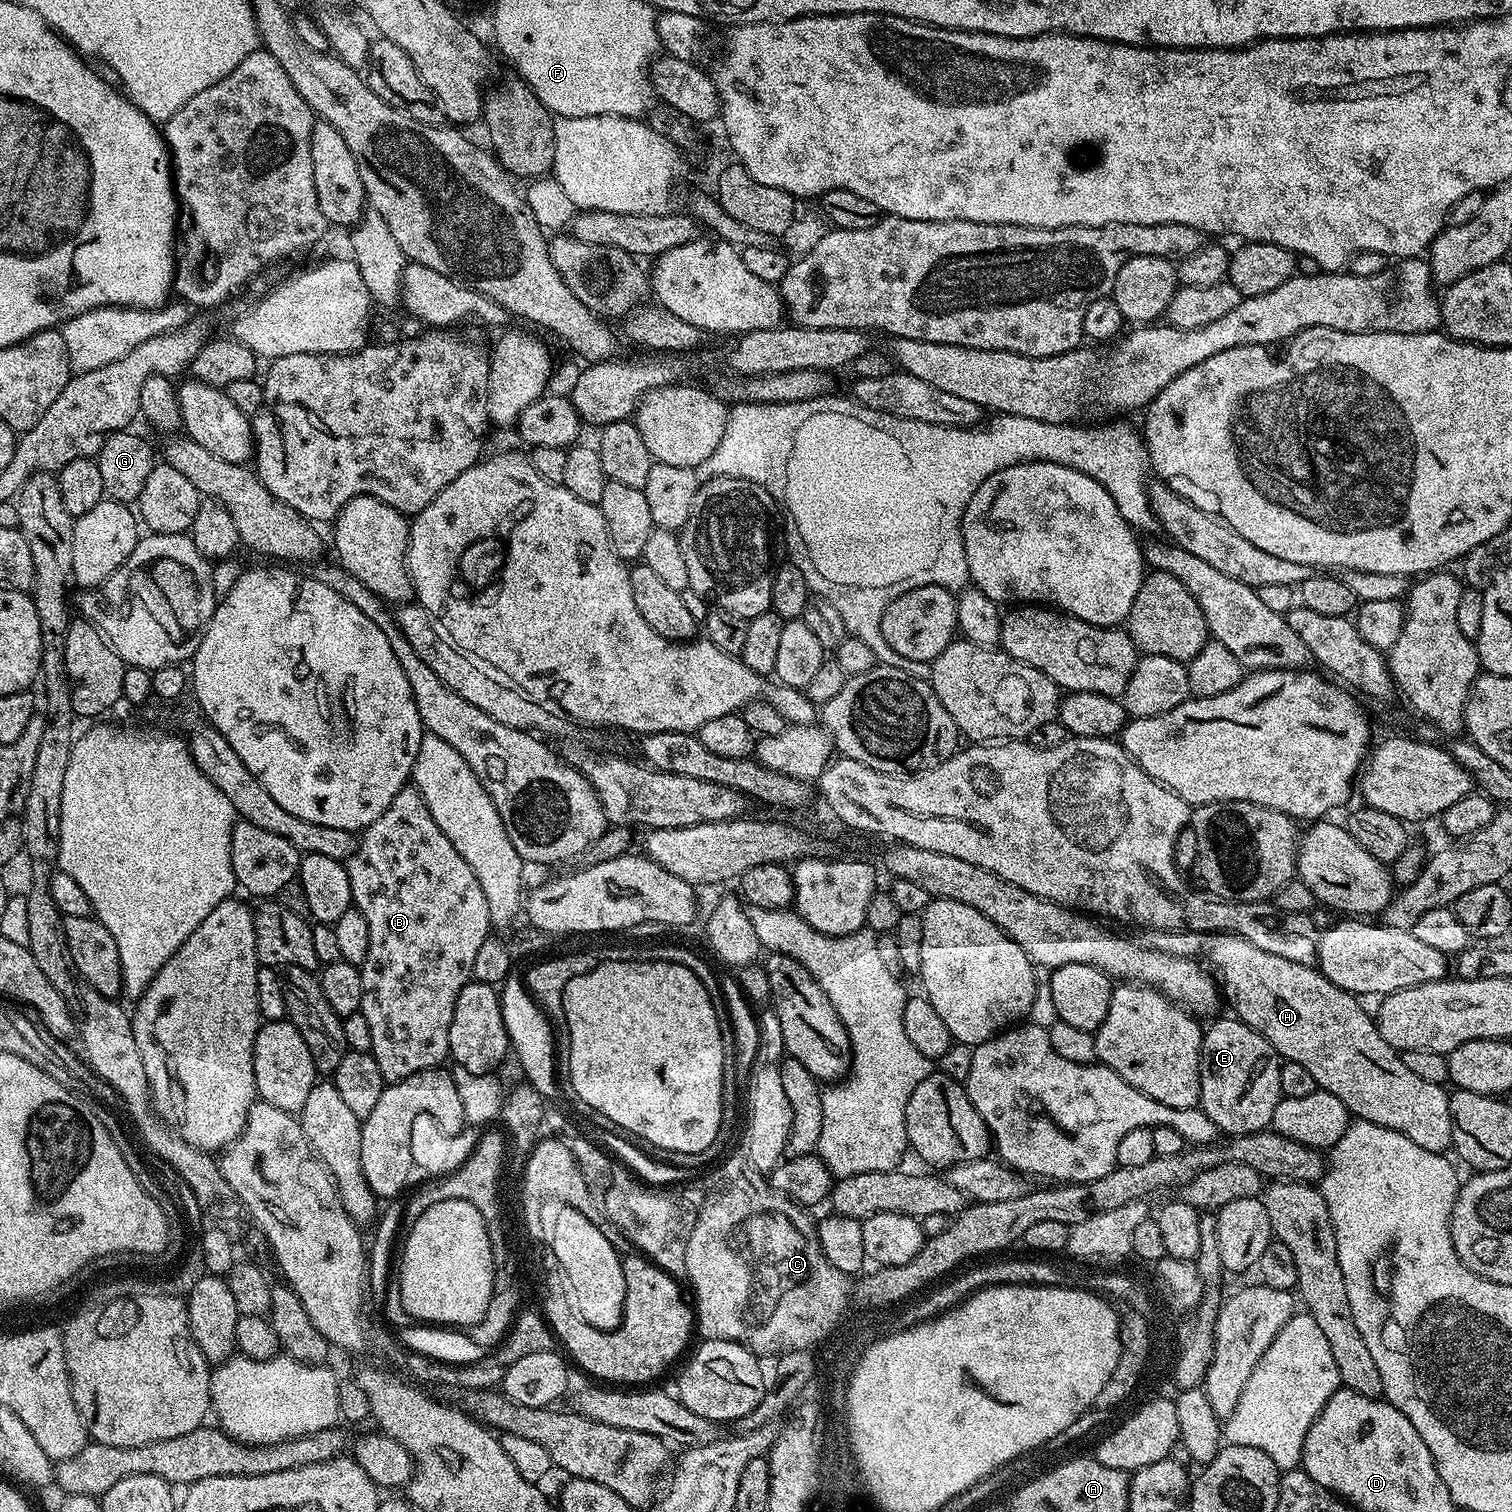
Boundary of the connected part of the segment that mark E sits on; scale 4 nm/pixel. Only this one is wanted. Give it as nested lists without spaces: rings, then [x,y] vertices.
[[[1229,1018],[1211,1021],[1204,1028],[1204,1041],[1200,1051],[1199,1107],[1216,1124],[1221,1133],[1229,1137],[1245,1136],[1265,1131],[1274,1118],[1274,1110],[1282,1098],[1278,1074],[1282,1057],[1262,1034],[1258,1034],[1242,1021]]]

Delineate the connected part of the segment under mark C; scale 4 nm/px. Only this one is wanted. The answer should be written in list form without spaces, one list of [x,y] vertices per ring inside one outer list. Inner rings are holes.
[[[740,1176],[740,1180],[732,1180],[732,1184],[720,1184],[720,1192],[716,1192],[716,1196],[712,1196],[712,1200],[702,1200],[699,1207],[696,1212],[696,1221],[690,1230],[690,1242],[686,1242],[686,1280],[692,1283],[692,1292],[696,1295],[694,1324],[699,1335],[701,1332],[701,1337],[704,1340],[738,1341],[739,1344],[747,1346],[761,1357],[772,1356],[771,1358],[776,1358],[783,1353],[793,1352],[799,1348],[815,1349],[825,1339],[825,1329],[835,1329],[841,1323],[839,1320],[842,1320],[845,1315],[845,1312],[840,1308],[840,1296],[844,1296],[844,1292],[852,1296],[854,1292],[854,1288],[844,1288],[844,1280],[840,1280],[840,1274],[843,1271],[836,1270],[834,1266],[830,1266],[830,1262],[826,1262],[826,1254],[822,1254],[822,1246],[818,1242],[818,1234],[816,1233],[817,1221],[811,1220],[804,1213],[807,1211],[795,1200],[790,1200],[782,1193],[777,1192],[768,1180],[760,1184],[760,1176],[752,1176],[752,1180],[744,1180],[744,1176]],[[726,1300],[734,1300],[734,1306],[724,1306]],[[738,1304],[742,1304],[742,1308],[764,1308],[764,1310],[760,1310],[758,1314],[748,1310],[748,1312],[740,1314],[740,1318],[738,1318]]]

